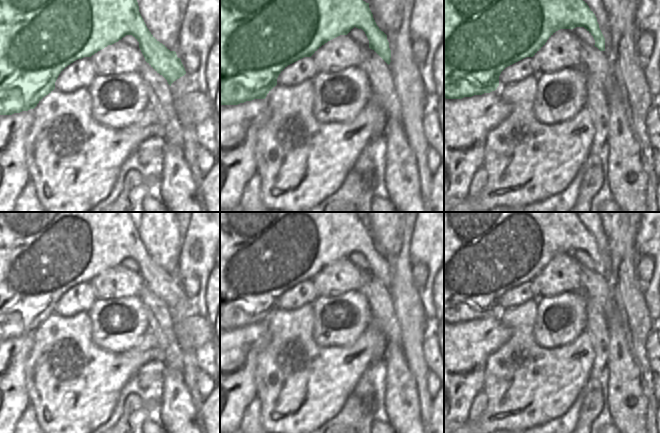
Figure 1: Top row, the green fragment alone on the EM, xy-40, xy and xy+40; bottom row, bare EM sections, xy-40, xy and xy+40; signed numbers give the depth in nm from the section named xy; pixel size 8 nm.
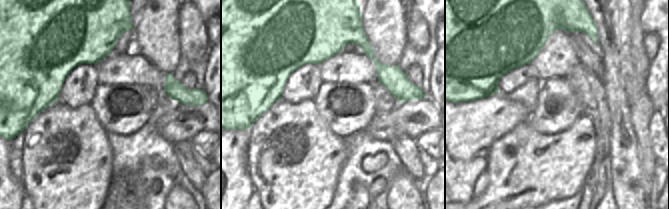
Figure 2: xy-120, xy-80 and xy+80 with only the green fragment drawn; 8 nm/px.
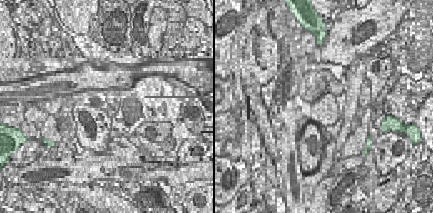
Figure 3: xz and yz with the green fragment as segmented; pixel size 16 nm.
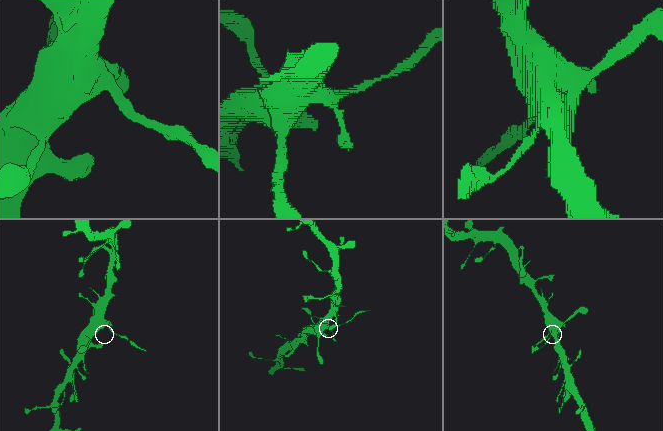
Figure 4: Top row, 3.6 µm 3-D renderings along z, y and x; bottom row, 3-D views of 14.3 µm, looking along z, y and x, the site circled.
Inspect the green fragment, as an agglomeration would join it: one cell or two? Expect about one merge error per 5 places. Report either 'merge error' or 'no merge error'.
merge error

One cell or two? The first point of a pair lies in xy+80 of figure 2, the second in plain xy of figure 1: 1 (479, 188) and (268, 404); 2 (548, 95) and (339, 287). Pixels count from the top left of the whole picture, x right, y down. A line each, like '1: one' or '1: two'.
1: two
2: two

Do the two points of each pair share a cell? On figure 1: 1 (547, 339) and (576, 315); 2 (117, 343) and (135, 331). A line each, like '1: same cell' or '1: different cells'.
1: same cell
2: same cell

